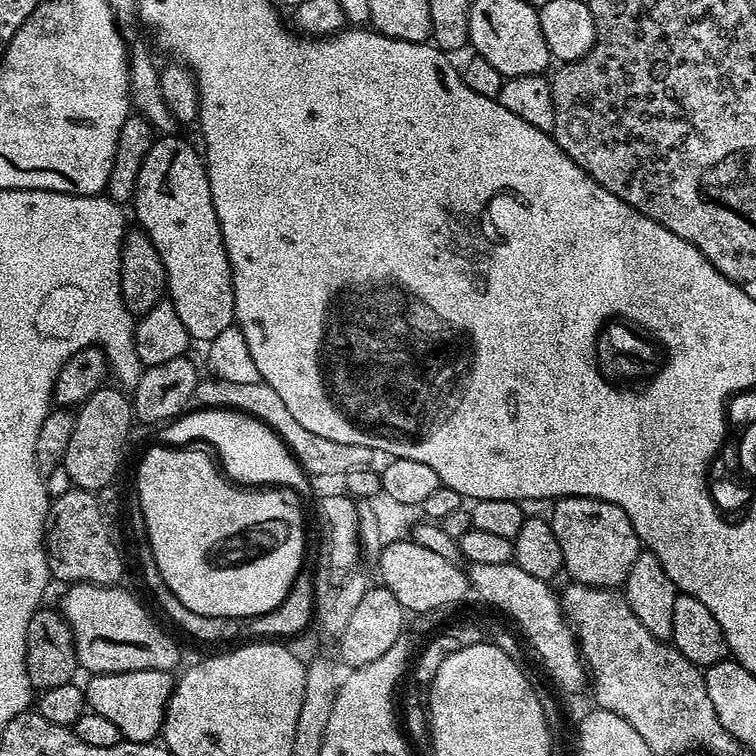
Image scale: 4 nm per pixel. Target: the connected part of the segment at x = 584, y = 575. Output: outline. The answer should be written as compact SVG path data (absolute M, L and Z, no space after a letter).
M562 496L551 505L550 523L554 530L554 538L558 538L558 546L562 546L564 572L575 583L585 584L591 588L619 589L630 574L630 566L634 566L634 558L642 550L642 545L630 518L626 518L626 510L614 506L614 502L606 502L589 496Z

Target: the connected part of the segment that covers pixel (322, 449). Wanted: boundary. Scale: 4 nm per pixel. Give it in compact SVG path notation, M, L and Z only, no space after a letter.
M215 378L207 379L201 379L196 385L194 400L197 405L208 410L243 412L246 416L261 420L268 429L276 433L276 437L296 457L300 467L309 477L336 476L336 478L340 478L350 470L365 467L371 461L368 459L374 456L373 449L361 444L334 442L331 438L321 438L318 434L313 434L311 430L306 430L306 426L301 426L295 420L294 414L290 414L290 410L286 410L286 405L283 404L282 398L278 398L274 386L270 386L262 379L251 383L226 382Z

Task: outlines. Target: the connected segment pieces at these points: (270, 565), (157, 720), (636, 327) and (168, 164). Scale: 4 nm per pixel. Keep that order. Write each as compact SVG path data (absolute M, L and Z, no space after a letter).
M152 446L152 449L140 460L140 469L136 472L136 492L140 495L138 505L144 516L145 530L148 535L147 544L152 548L154 562L157 563L166 586L175 594L178 602L182 602L182 606L194 610L194 614L218 615L227 618L261 616L263 612L274 610L274 606L278 606L278 602L282 602L282 598L286 598L290 586L296 581L297 576L301 575L303 568L300 567L304 564L306 529L301 524L296 524L296 515L292 513L292 508L288 508L288 504L276 500L276 496L248 496L248 492L236 492L234 489L220 484L220 480L216 480L216 472L210 472L210 466L204 464L201 456L183 450L163 452L158 446Z
M130 670L118 674L95 674L87 677L88 684L83 685L84 699L91 711L102 714L102 718L110 718L114 726L118 726L121 737L130 744L151 744L161 735L164 727L164 711L168 700L172 697L174 676L172 672L162 670Z
M622 314L603 316L597 332L592 332L592 369L600 376L600 380L606 381L608 388L614 389L616 396L648 396L648 388L653 388L656 380L664 377L660 371L663 365L664 340L657 338L656 332L651 332L648 325L640 324L639 318L627 320L622 318Z
M164 134L153 139L130 204L136 207L136 220L140 223L137 225L154 242L154 250L158 250L168 279L166 296L174 310L178 310L182 326L186 326L193 341L214 340L236 319L234 286L210 194L208 169L197 145L195 148L187 144L180 134Z

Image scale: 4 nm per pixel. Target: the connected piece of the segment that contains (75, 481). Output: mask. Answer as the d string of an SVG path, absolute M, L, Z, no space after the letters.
M105 386L95 391L77 411L74 434L67 443L63 467L69 474L73 487L84 491L99 492L109 487L120 466L122 452L134 422L134 413L129 397Z

